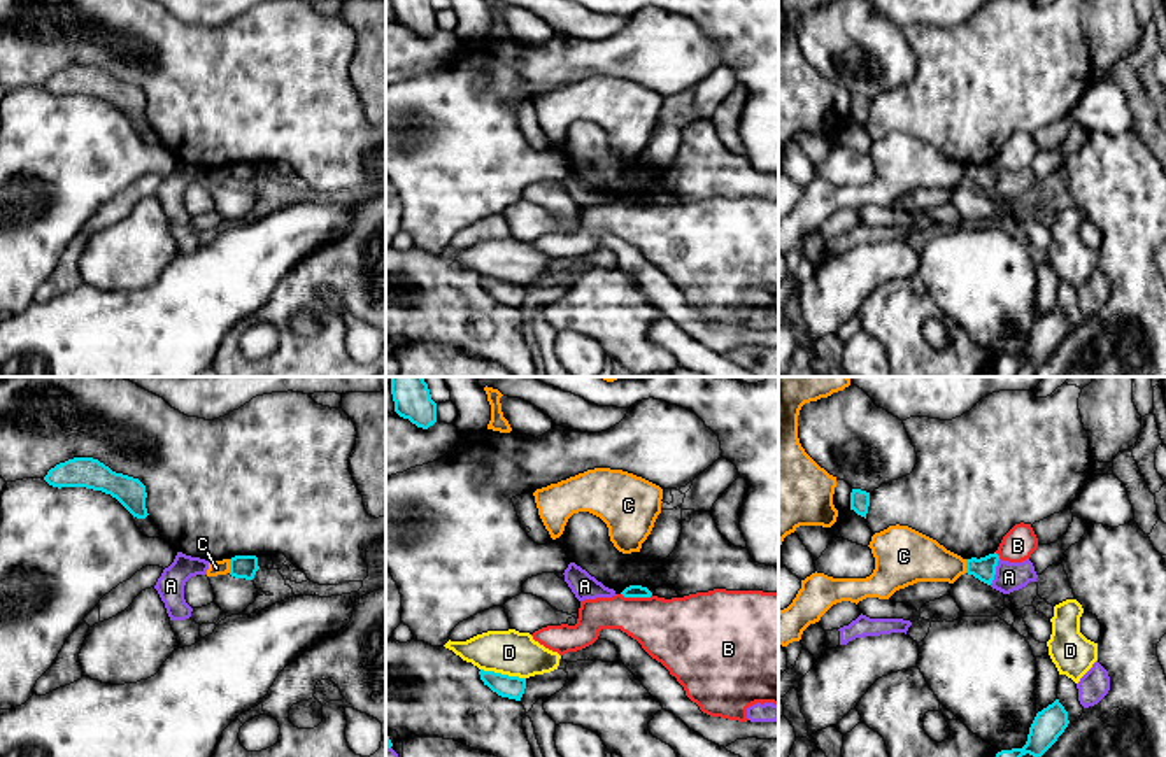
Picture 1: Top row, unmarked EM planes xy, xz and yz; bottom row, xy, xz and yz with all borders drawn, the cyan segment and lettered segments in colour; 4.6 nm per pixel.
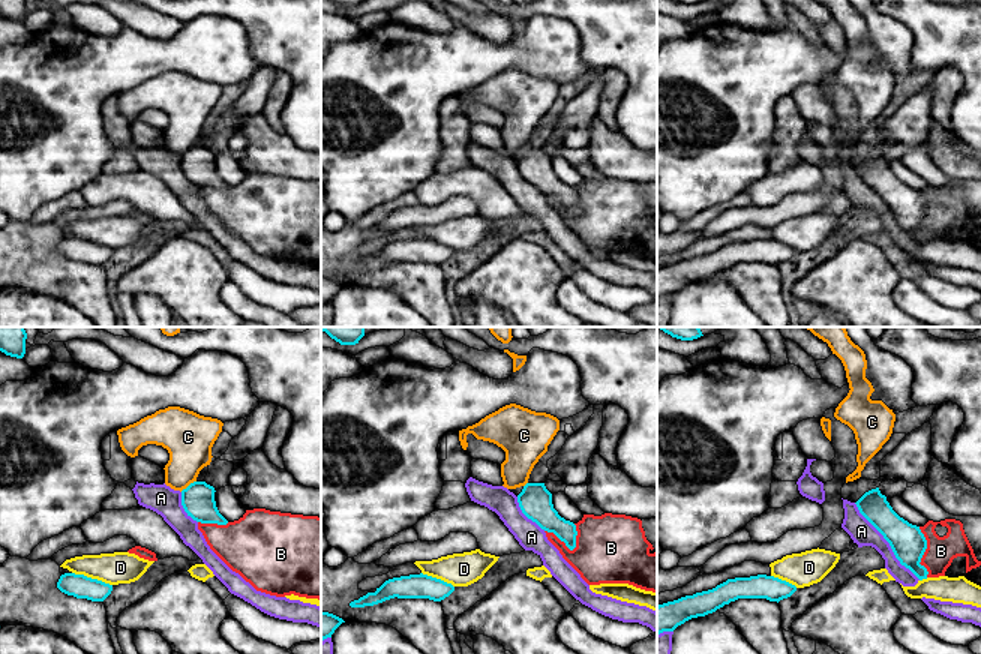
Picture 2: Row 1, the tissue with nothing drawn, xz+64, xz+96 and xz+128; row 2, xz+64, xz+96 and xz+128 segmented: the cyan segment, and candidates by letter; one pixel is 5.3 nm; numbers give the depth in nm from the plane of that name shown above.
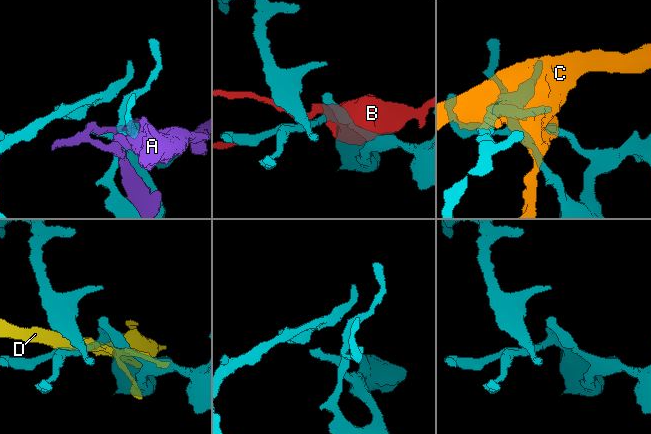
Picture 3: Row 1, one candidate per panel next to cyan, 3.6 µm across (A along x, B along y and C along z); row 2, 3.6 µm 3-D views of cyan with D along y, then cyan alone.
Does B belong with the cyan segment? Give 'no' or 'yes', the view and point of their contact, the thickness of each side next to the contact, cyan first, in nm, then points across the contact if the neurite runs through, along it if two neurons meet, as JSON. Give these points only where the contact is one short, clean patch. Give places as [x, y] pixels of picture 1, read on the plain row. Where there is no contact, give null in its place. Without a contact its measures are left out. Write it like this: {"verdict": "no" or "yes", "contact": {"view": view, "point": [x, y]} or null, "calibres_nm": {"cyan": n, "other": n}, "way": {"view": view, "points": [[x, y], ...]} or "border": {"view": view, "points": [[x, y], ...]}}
{"verdict": "no", "contact": {"view": "xz", "point": [637, 204]}, "calibres_nm": {"cyan": 60, "other": 320}}

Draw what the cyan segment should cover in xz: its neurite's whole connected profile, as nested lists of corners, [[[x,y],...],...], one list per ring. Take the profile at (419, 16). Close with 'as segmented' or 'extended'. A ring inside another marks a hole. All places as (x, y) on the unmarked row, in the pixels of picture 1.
[[[391,0],[395,19],[417,35],[428,37],[437,30],[437,11],[430,0]]]; as segmented

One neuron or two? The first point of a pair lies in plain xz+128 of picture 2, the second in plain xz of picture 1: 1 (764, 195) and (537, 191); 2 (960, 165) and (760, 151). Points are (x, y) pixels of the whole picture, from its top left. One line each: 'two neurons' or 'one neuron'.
1: two neurons
2: two neurons

